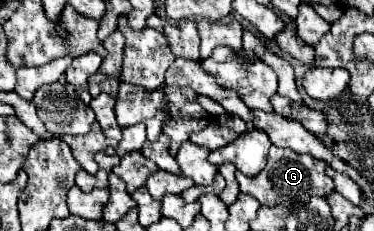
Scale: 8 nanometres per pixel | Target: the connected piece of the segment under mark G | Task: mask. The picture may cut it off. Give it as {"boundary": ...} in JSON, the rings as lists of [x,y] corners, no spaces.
{"boundary":[[[271,147],[267,155],[267,165],[255,175],[247,177],[241,171],[237,171],[237,181],[241,187],[241,193],[247,193],[255,197],[261,205],[277,207],[277,205],[293,205],[293,203],[307,203],[313,195],[329,195],[333,191],[333,179],[325,175],[327,163],[321,163],[319,159],[313,159],[311,155],[301,155],[289,149]]]}

